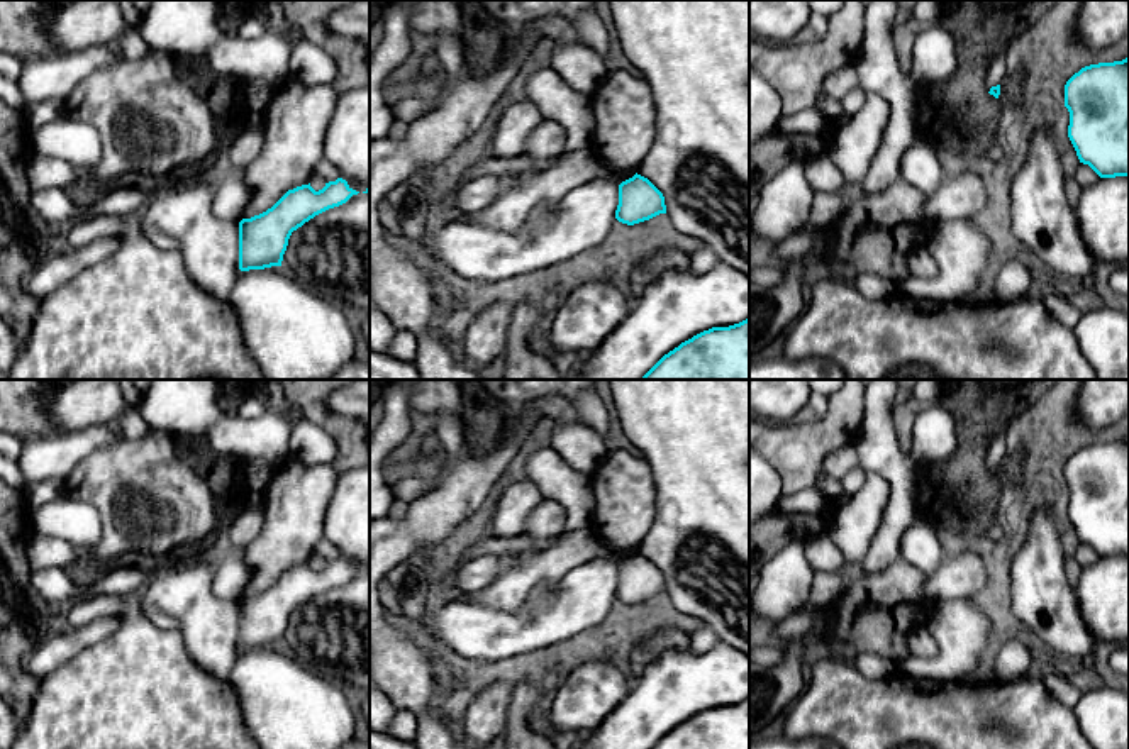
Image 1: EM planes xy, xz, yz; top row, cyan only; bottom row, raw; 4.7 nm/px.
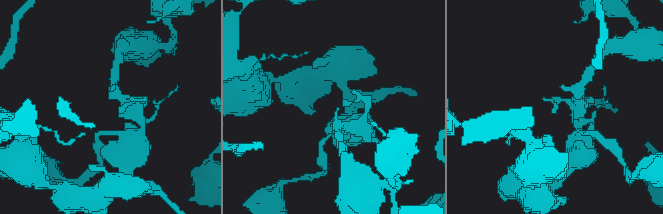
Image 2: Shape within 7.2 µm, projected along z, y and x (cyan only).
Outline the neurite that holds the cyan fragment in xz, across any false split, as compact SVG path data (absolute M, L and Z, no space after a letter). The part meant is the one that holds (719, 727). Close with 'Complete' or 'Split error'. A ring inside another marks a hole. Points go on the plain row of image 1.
M749 698L693 715L665 734L651 749L749 749Z. Complete

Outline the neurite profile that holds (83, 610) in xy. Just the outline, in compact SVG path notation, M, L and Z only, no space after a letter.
M86 595L59 610L59 622L68 629L80 629L98 617L117 615L131 607L137 607L137 596L131 595Z

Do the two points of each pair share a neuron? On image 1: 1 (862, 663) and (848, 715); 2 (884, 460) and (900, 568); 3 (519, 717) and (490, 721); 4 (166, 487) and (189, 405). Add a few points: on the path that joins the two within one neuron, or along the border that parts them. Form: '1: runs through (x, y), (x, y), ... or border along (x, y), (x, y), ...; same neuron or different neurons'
1: border along (853, 663), (867, 678), (884, 678), (897, 671); different neurons
2: border along (900, 556), (882, 570), (863, 575); different neurons
3: border along (514, 688), (504, 731); different neurons
4: border along (151, 429), (161, 429), (177, 439); different neurons

